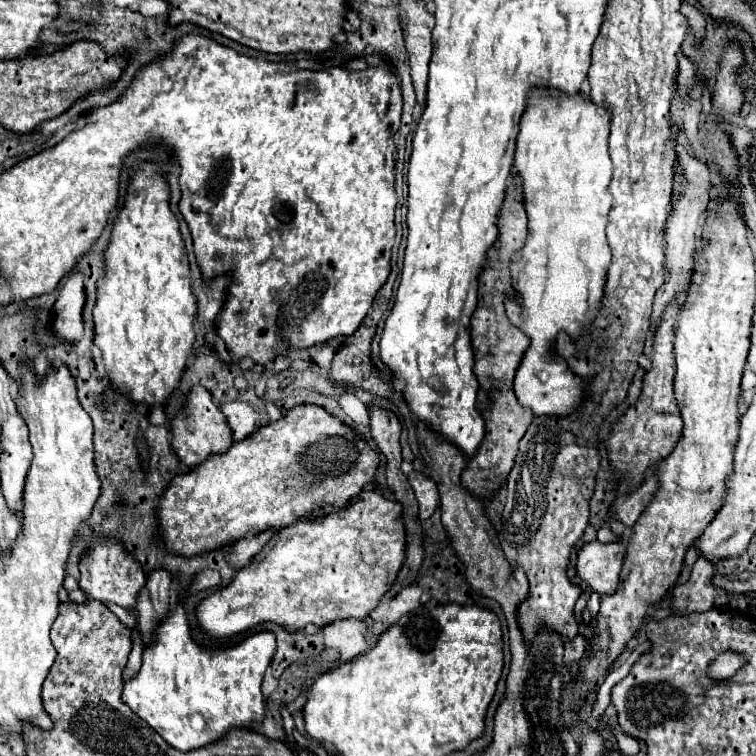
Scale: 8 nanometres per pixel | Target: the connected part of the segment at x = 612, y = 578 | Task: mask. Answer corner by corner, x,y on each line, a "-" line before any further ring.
598,541
586,543
578,553
578,575
600,595
618,589
618,577
626,555
626,541
602,545

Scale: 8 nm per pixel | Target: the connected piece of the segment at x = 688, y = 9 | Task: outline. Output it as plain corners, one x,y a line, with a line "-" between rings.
682,3
682,13
686,15
688,25
690,25
690,29
694,31
694,35
700,39
700,37
704,35
704,25
706,25
704,15
702,15
696,7
692,7
692,5
688,5
688,3

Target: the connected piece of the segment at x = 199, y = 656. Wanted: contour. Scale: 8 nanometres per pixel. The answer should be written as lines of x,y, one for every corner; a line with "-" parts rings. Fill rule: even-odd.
182,605
156,631
156,643
142,653
140,673
124,683
122,701
168,745
186,753
220,741
234,727
248,729
254,721
264,721
266,697
260,687
276,653
274,633
254,633
228,649
204,649
190,635

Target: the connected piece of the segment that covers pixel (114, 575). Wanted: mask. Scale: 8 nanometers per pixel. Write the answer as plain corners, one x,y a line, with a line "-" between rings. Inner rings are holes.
100,541
100,545
94,545
86,553
86,557
82,557
80,573
82,573
80,589
84,591
86,599
94,599
100,603
116,603
134,615
138,613
136,611
138,593
146,583
146,575
144,575
142,567
138,565
138,561
128,557
128,553
124,553
124,549
120,549
120,545
112,545
112,541
110,543

